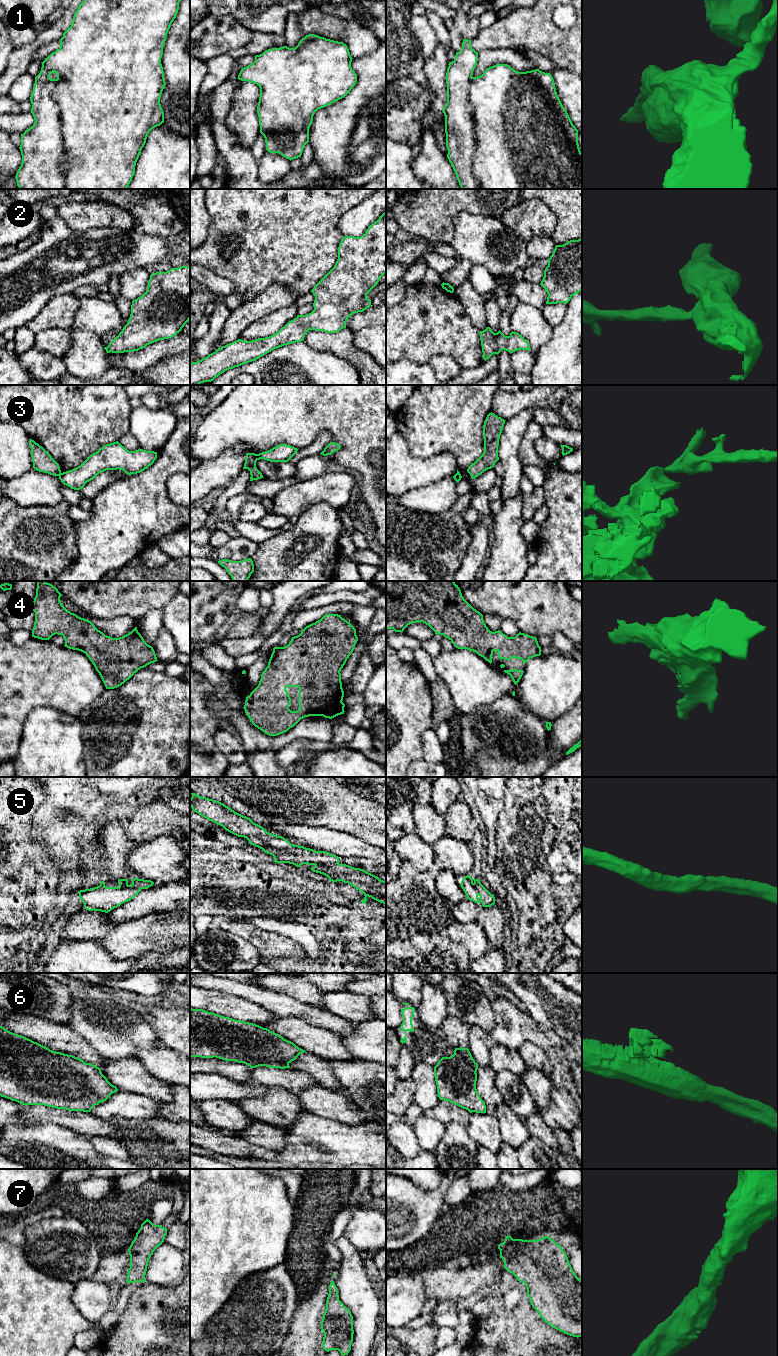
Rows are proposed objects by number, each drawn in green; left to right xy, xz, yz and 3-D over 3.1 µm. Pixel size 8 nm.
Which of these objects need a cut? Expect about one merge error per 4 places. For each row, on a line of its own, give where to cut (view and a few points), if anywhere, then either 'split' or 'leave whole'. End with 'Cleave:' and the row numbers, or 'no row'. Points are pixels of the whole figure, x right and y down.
1: cut none; leave whole
2: cut none; leave whole
3: cut xz (255, 454), (257, 459); split
4: cut none; leave whole
5: cut none; leave whole
6: cut none; leave whole
7: cut none; leave whole
Cleave: 3

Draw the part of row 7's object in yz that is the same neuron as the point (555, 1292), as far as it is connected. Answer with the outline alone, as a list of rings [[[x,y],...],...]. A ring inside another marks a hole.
[[[508,1235],[498,1249],[504,1268],[526,1285],[530,1303],[540,1317],[551,1327],[582,1338],[582,1280],[573,1271],[562,1247],[549,1236],[523,1240]]]

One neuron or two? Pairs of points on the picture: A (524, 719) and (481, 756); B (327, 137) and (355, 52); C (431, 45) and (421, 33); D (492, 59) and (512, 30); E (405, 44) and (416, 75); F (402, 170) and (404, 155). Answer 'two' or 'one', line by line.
A: one
B: two
C: one
D: two
E: one
F: one

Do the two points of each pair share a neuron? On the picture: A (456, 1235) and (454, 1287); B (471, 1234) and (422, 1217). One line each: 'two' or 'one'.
A: two
B: two

